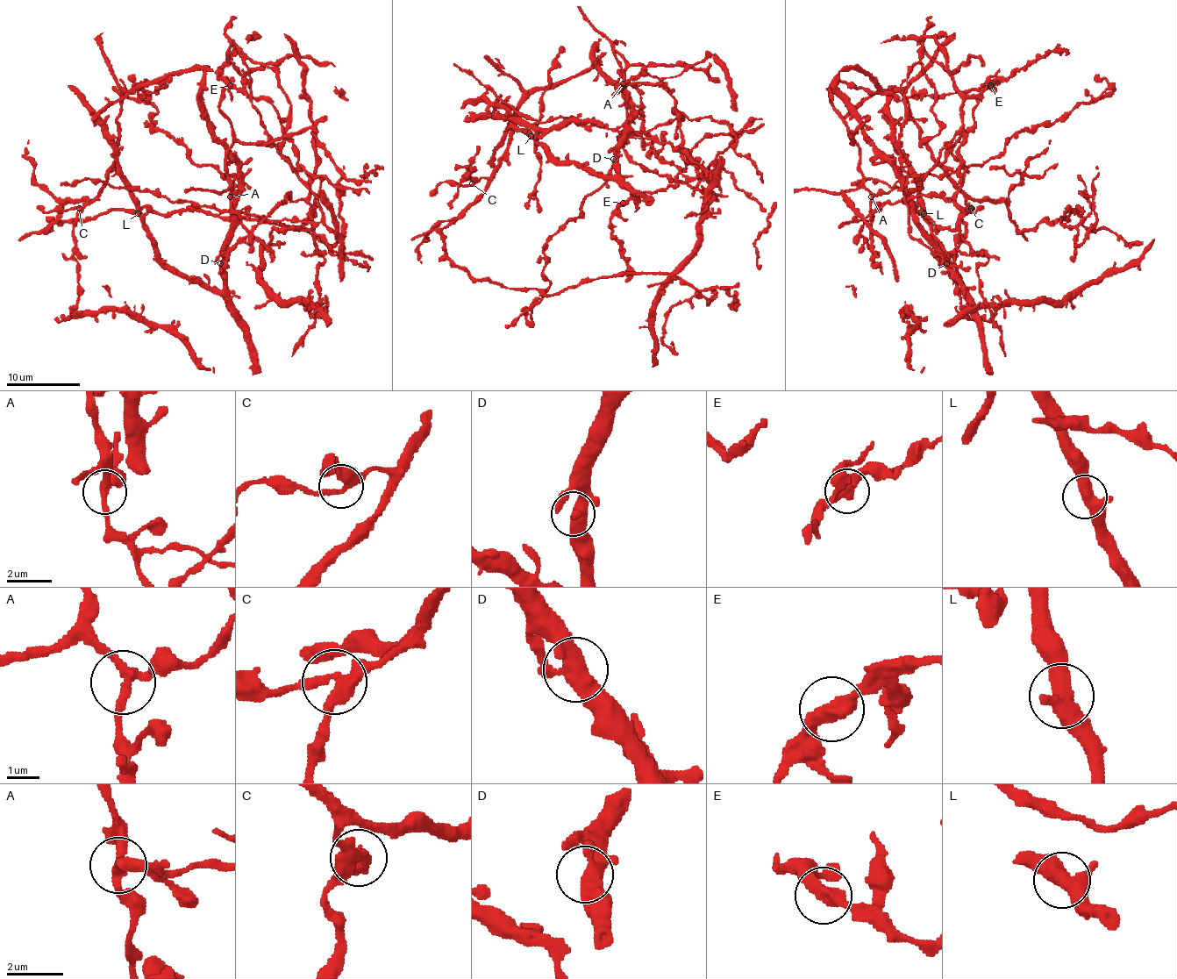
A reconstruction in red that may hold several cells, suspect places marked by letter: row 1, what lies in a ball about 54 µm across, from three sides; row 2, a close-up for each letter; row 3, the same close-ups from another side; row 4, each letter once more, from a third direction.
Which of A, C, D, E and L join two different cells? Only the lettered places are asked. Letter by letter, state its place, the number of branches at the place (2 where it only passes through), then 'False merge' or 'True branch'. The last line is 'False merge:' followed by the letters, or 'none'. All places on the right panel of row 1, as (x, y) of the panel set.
A: Place: (871, 196). Branches: 3. True branch
C: Place: (971, 208). Branches: 3. True branch
D: Place: (946, 263). Branches: 2. True branch
E: Place: (990, 85). Branches: 2. True branch
L: Place: (923, 213). Branches: 3. True branch
False merge: none

